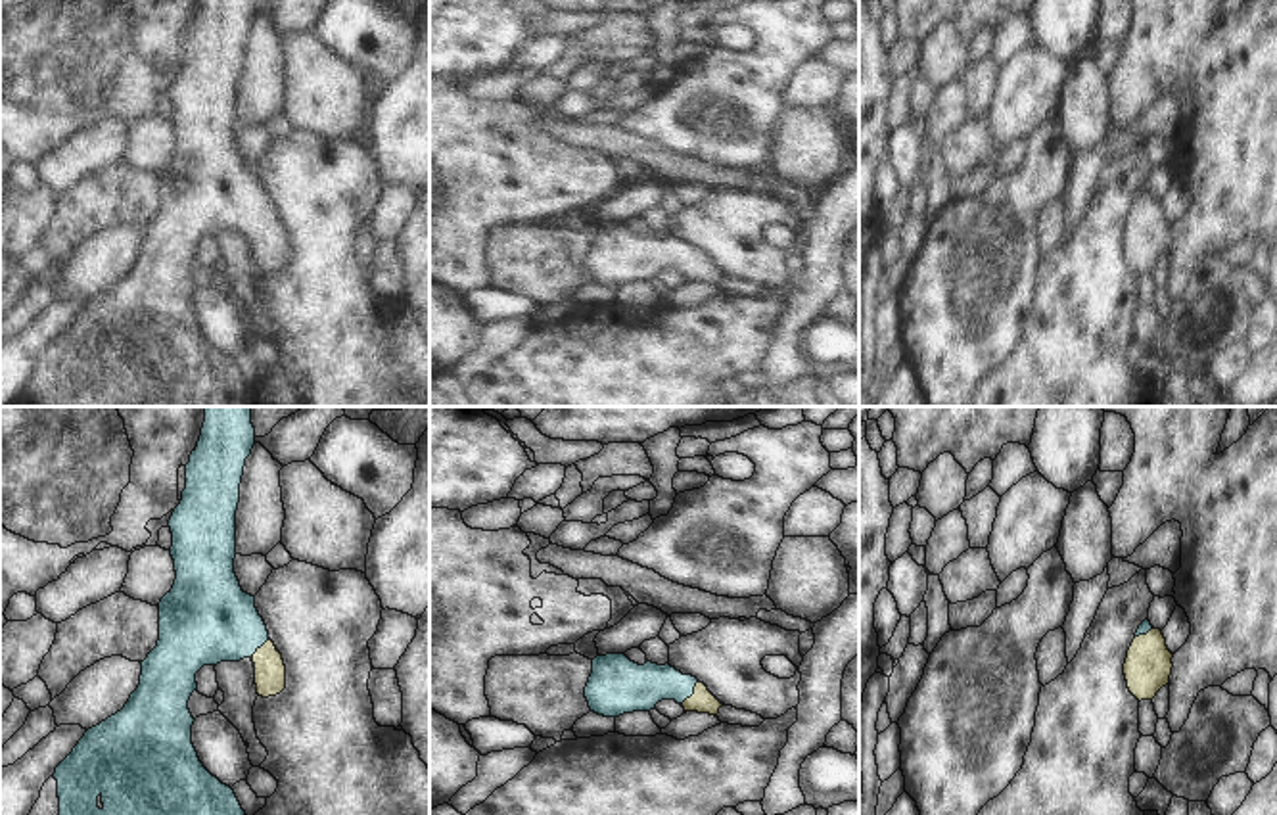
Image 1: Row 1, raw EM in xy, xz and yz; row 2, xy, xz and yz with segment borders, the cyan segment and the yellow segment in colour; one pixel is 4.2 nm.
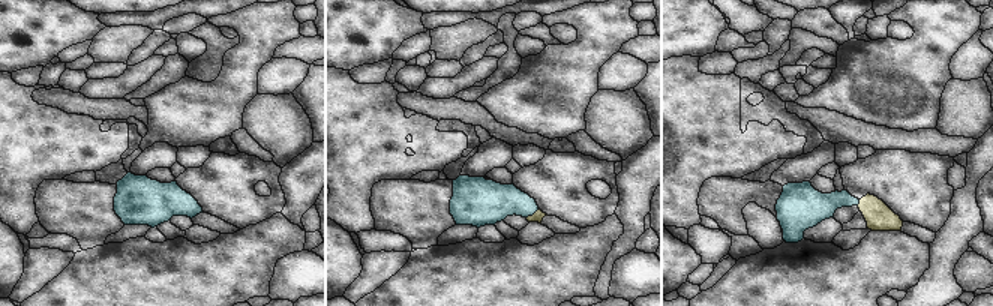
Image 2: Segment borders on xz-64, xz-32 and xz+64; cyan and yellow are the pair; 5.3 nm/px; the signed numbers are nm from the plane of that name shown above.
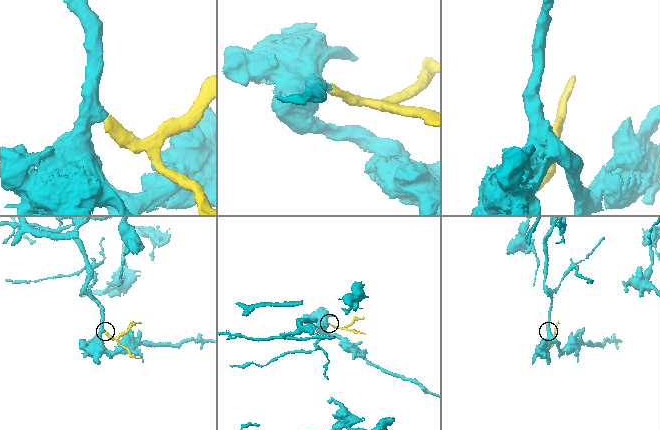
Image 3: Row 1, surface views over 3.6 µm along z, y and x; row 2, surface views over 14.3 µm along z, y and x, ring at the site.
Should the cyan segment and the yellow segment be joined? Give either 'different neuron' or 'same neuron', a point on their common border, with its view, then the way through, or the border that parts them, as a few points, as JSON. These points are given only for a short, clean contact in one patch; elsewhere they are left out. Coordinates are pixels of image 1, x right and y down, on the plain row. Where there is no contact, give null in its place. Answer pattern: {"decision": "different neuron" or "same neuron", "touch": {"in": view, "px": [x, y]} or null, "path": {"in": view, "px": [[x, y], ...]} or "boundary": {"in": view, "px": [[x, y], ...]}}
{"decision": "same neuron", "touch": {"in": "xz", "px": [693, 263]}, "path": {"in": "xz", "px": [[633, 257], [681, 257], [693, 263], [702, 271]]}}

